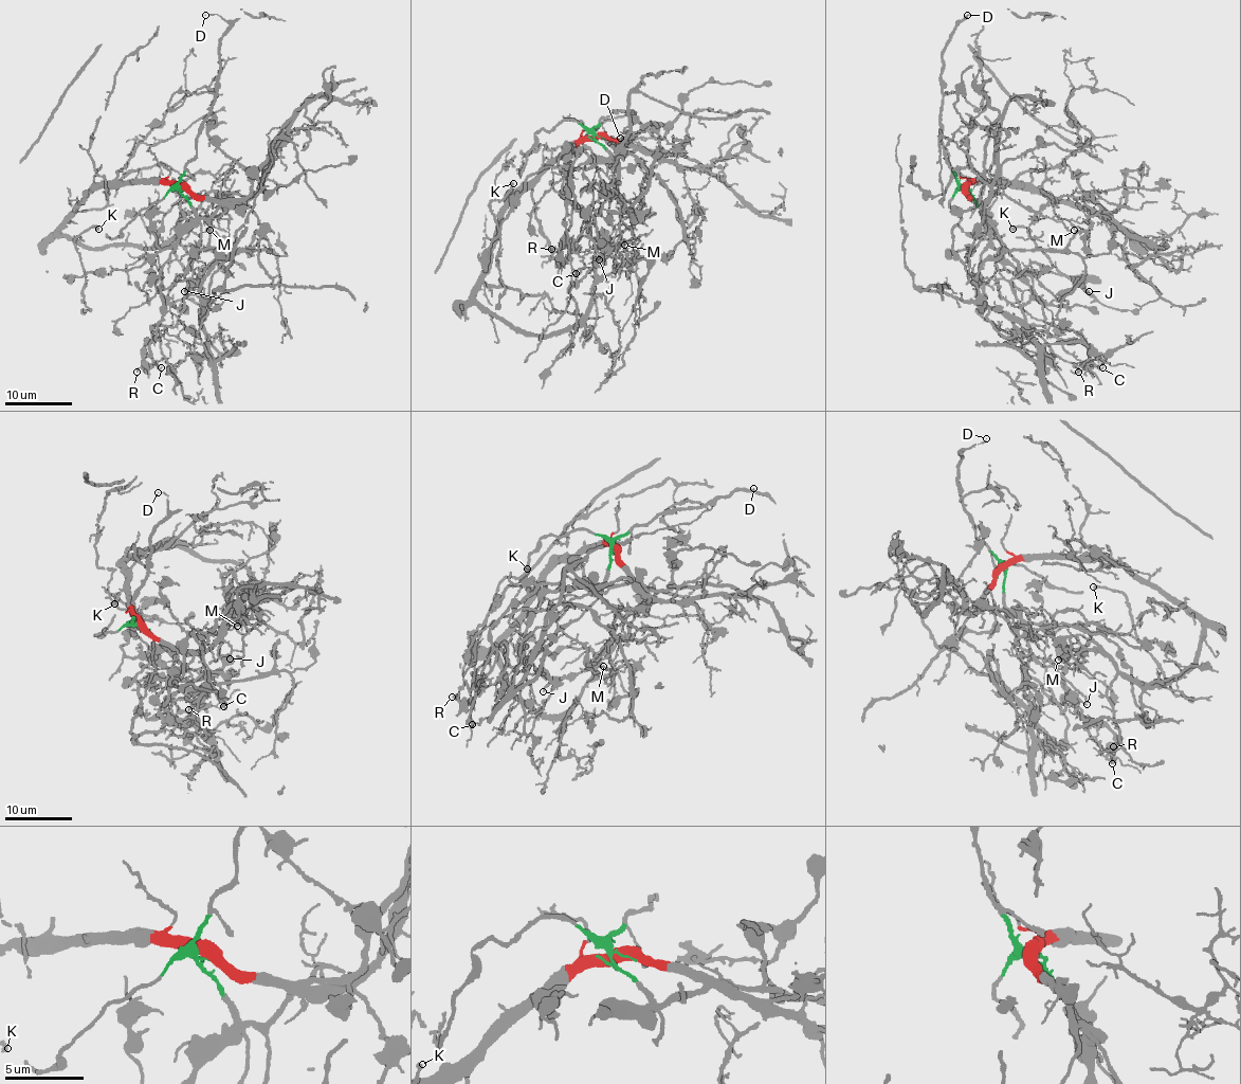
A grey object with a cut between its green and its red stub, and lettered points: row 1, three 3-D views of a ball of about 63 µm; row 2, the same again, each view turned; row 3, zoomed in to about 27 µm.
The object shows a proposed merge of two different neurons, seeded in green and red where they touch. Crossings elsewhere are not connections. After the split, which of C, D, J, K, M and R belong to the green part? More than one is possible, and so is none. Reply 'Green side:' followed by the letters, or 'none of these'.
Green side: C, D, J, K, R

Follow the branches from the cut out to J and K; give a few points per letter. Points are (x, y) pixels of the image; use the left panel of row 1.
J: (182, 191), (179, 192), (196, 219), (153, 256), (151, 281), (170, 303), (190, 288), (183, 291)
K: (182, 191), (194, 222), (140, 266), (85, 271), (74, 240), (89, 228), (97, 229)

